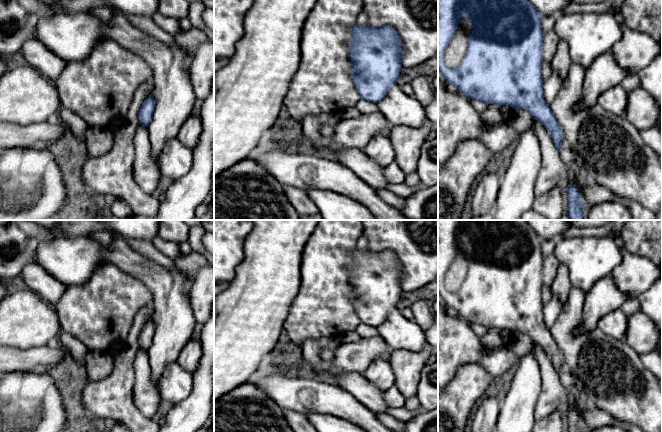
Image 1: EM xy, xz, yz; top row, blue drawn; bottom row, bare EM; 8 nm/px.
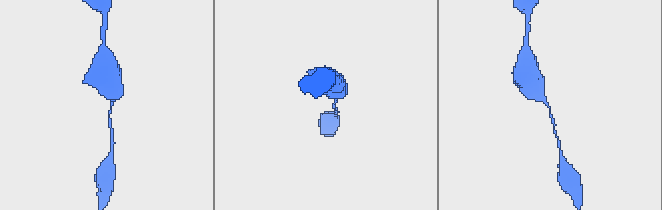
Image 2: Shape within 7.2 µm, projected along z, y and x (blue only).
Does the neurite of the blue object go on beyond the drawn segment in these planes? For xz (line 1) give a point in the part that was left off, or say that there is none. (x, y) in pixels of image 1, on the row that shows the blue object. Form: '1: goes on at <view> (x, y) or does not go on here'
1: does not go on here

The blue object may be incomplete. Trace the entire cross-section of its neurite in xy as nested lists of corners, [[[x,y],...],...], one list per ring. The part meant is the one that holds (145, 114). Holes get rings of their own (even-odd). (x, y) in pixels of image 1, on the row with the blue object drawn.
[[[154,92],[144,100],[139,113],[139,123],[145,127],[148,127],[152,118],[155,107]]]

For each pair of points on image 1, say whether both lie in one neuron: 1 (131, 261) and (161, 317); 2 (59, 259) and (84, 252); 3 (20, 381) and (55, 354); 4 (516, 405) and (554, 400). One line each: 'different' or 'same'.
1: same
2: same
3: different
4: different

